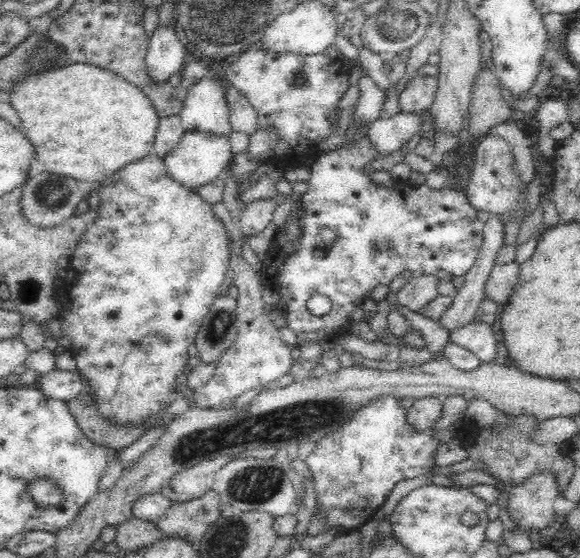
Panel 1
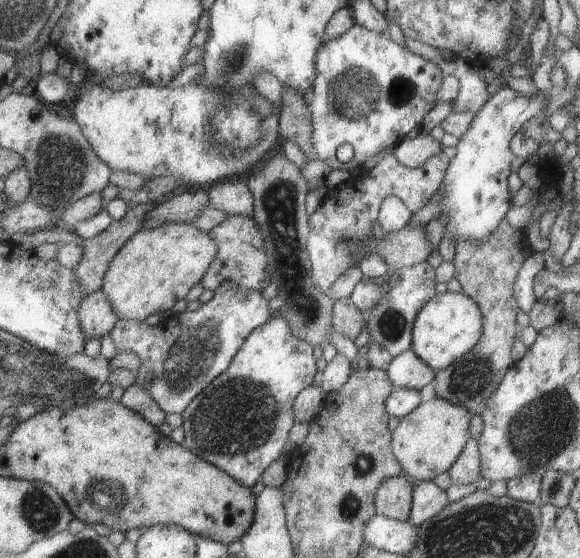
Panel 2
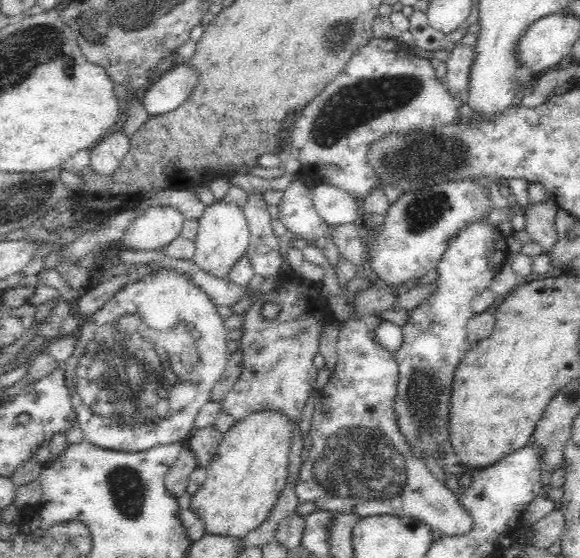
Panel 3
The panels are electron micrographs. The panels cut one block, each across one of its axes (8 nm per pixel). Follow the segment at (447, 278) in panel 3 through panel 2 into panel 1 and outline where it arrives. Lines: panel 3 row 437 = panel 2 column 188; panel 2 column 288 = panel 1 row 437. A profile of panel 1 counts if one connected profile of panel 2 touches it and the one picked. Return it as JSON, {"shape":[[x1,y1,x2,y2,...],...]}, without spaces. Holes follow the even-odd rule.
{"shape":[[386,395,376,399,373,403,364,405,341,429,321,438,314,450,307,456,305,462,313,472,317,506,326,510,326,527,336,526,338,530,348,533,359,529,367,520,373,518,378,508,382,507,390,490,396,482,405,478,416,478,420,474,430,472,434,468,432,458,438,450,440,441,432,438,432,431,428,429,418,432,406,425,407,403,398,397]]}

